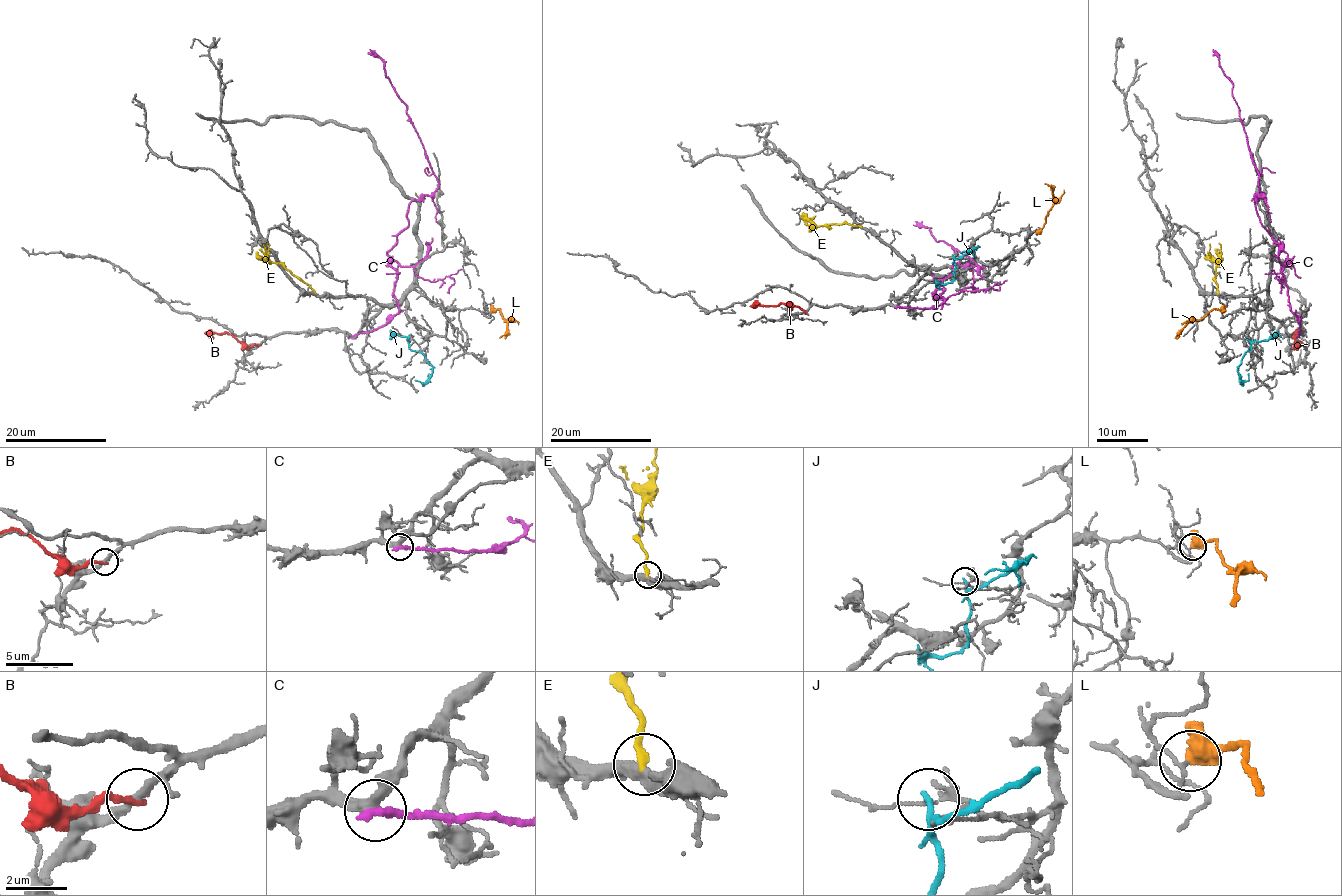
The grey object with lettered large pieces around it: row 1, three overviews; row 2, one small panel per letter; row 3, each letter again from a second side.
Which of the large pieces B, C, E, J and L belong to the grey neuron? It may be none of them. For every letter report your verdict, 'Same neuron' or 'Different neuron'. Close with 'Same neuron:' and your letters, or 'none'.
B: Different neuron
C: Different neuron
E: Different neuron
J: Different neuron
L: Different neuron
Same neuron: none

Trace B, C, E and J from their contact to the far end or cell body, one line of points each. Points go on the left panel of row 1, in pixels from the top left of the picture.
B: (259, 345), (244, 346), (227, 333), (205, 332)
C: (352, 336), (398, 312), (388, 252), (408, 225), (408, 205), (438, 187), (407, 105), (370, 49)
E: (315, 293), (277, 262), (271, 262), (263, 243)
J: (408, 338), (410, 349), (419, 351), (432, 366), (432, 374), (423, 383), (414, 380)

